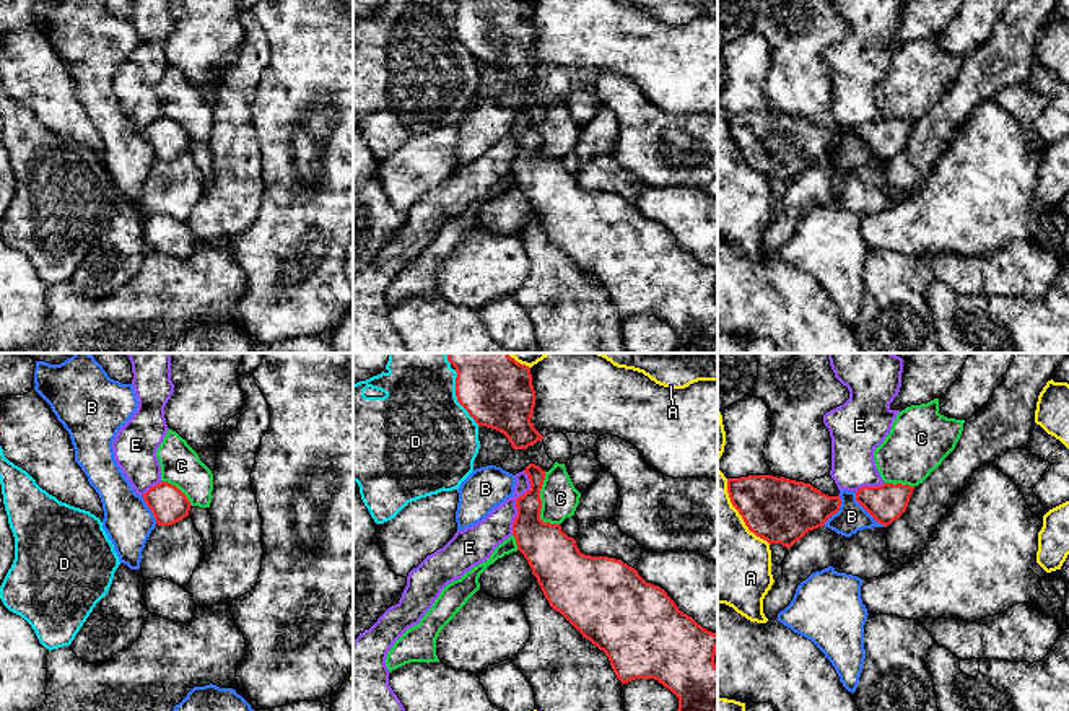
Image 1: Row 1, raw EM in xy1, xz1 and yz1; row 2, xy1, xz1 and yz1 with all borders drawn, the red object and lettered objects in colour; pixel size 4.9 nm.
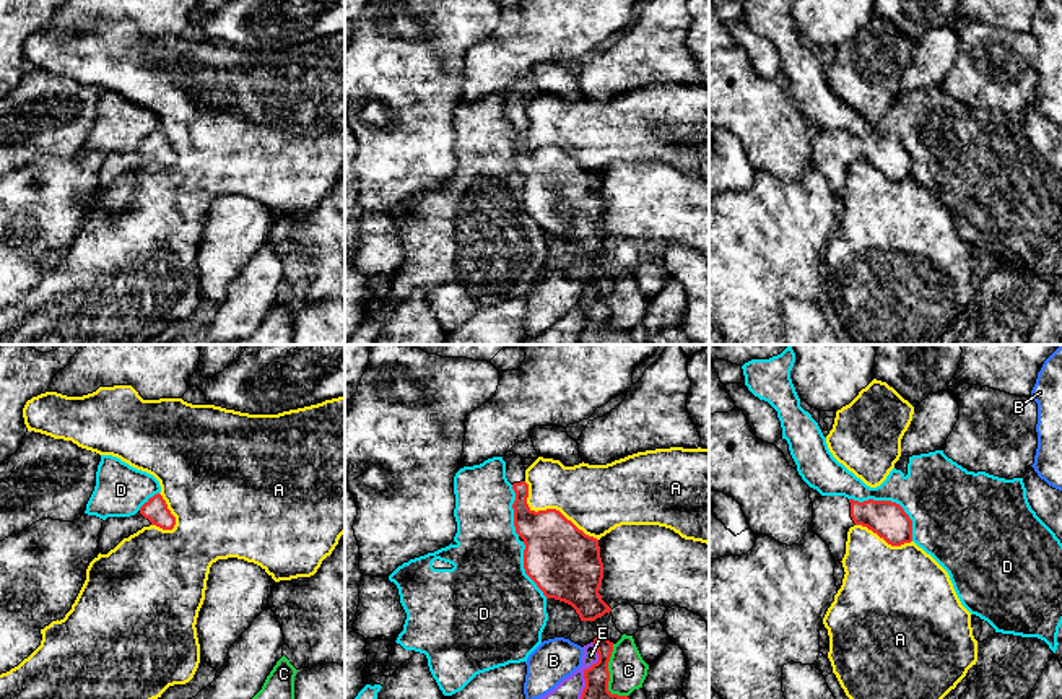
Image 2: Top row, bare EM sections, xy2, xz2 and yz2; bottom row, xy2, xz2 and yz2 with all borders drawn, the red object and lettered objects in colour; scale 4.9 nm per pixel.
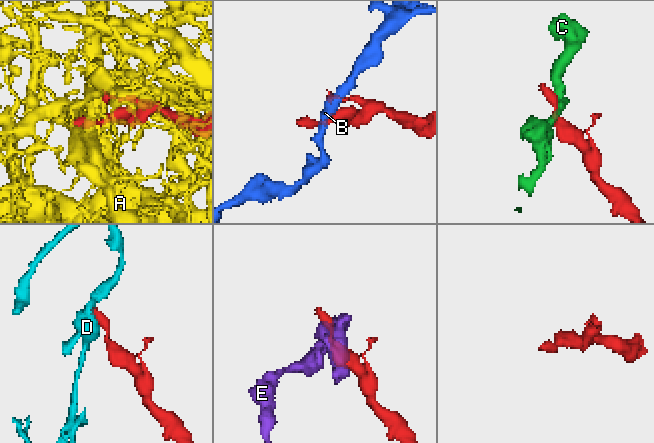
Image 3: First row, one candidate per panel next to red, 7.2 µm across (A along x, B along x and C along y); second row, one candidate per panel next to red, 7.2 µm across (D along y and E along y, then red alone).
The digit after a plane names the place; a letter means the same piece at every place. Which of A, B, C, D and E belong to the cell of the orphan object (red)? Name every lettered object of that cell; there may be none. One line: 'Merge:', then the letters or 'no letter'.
Merge: no letter

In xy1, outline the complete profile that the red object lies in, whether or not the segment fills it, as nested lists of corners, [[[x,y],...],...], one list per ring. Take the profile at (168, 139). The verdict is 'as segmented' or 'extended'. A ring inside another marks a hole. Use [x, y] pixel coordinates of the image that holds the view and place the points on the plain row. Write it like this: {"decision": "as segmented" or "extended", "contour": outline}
{"decision": "as segmented", "contour": [[[168,117],[151,122],[143,130],[143,135],[151,145],[158,161],[172,161],[179,158],[189,151],[192,142],[187,132]]]}

